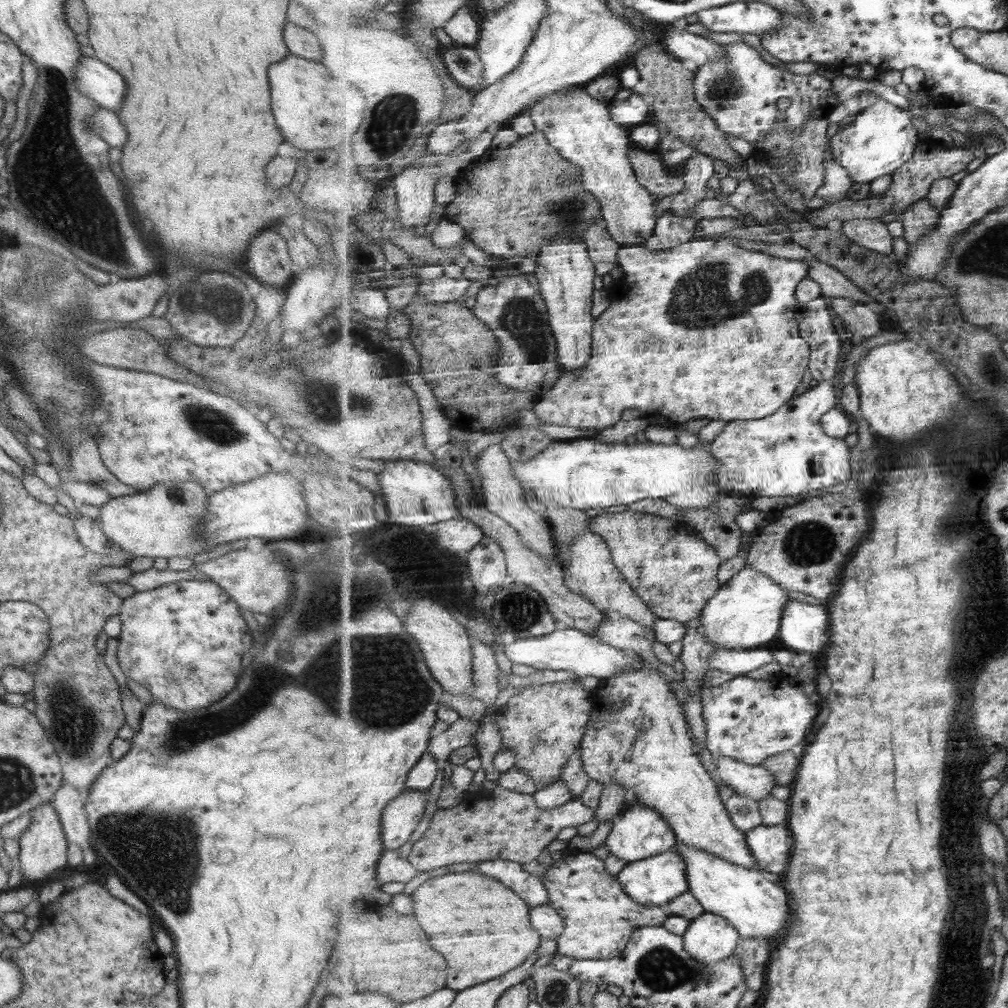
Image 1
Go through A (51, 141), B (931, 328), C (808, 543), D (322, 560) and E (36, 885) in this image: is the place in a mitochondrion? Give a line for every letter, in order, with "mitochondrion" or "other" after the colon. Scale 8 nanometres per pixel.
A: mitochondrion
B: other
C: mitochondrion
D: other
E: other

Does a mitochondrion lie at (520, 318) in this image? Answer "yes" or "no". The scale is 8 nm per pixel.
yes

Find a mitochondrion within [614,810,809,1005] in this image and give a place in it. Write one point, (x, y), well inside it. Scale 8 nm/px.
(660, 969)

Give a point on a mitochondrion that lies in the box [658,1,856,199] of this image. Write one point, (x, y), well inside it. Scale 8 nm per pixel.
(723, 90)

